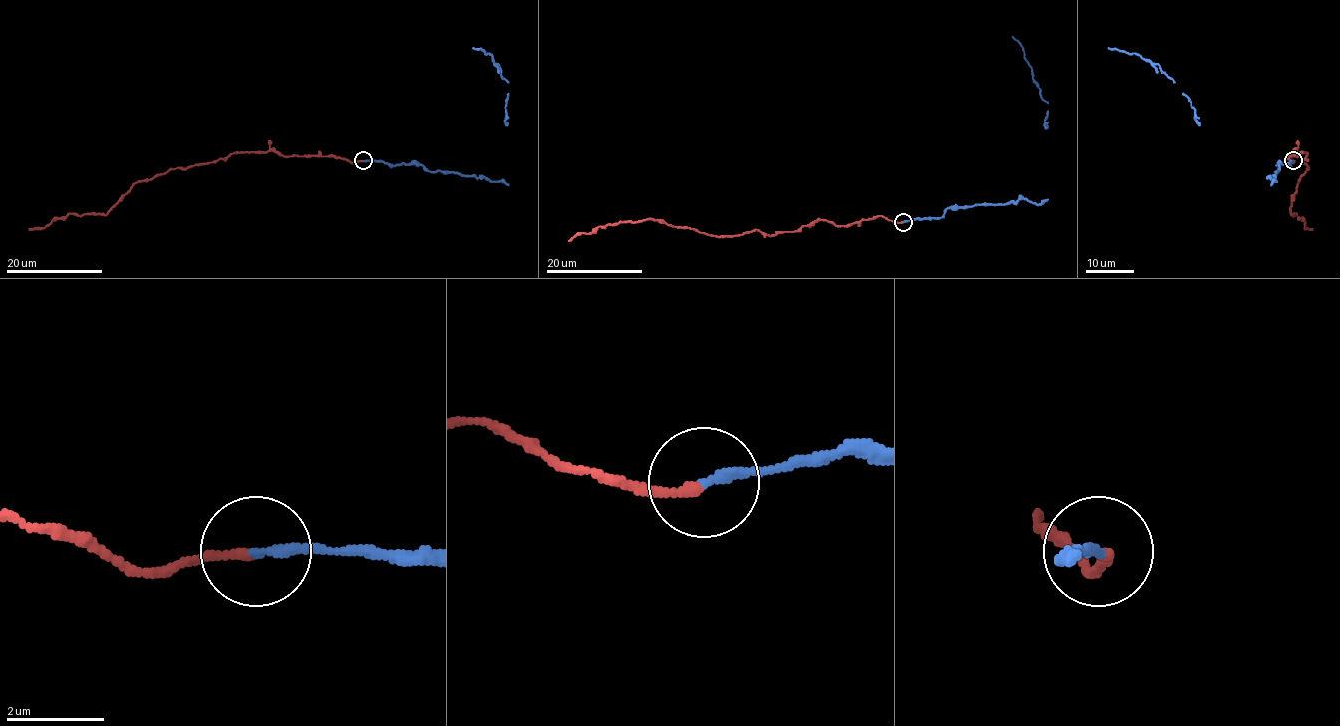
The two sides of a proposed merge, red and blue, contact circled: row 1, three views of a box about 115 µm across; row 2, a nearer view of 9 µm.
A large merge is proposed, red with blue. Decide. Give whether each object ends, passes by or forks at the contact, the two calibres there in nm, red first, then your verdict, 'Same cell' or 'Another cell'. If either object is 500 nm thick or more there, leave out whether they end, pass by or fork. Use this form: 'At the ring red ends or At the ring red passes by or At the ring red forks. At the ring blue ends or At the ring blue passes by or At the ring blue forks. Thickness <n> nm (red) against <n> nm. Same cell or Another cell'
At the ring red ends. At the ring blue ends. Thickness 220 nm (red) against 200 nm. Another cell

